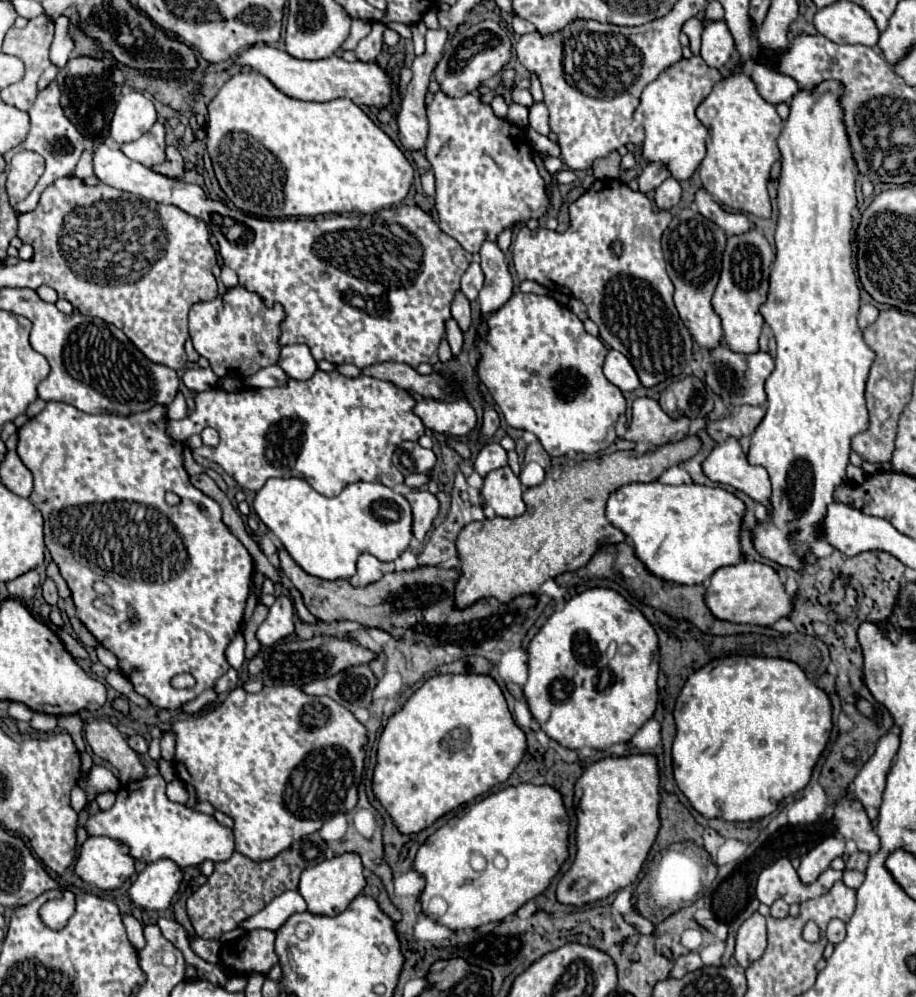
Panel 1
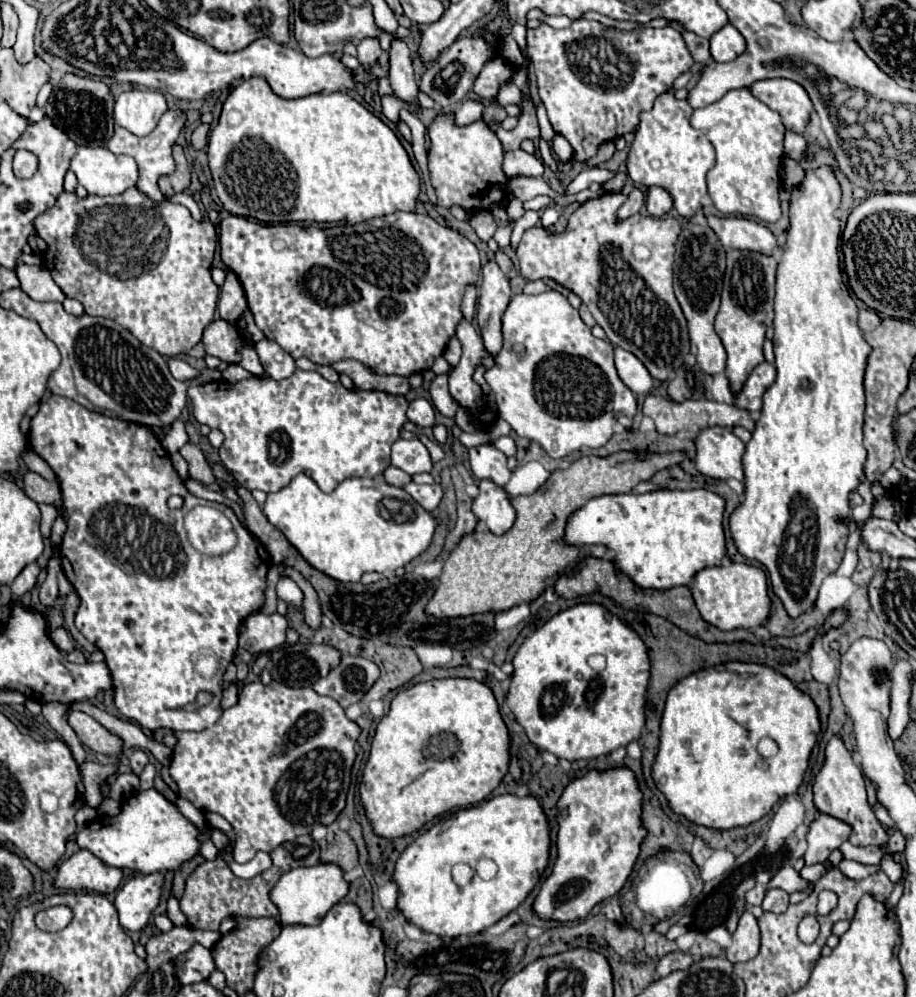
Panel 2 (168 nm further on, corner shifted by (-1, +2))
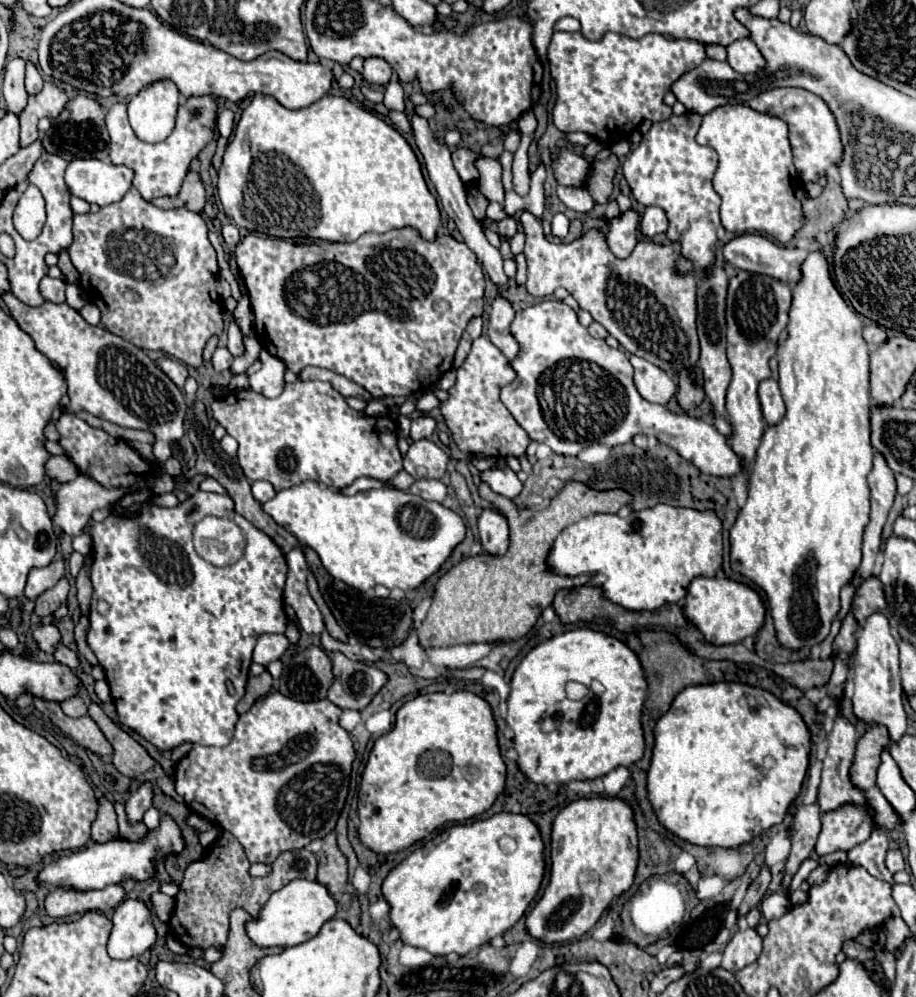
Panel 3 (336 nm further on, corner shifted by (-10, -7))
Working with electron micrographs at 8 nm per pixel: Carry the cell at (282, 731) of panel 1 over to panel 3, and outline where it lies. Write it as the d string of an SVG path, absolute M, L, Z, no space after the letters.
M270 692L238 718L234 738L228 746L212 748L194 744L192 752L176 764L176 792L194 814L232 832L244 846L252 864L272 864L278 854L300 850L312 840L328 836L336 828L338 816L346 804L352 762L356 758L354 740L340 726L340 712L342 710L330 700L298 702L280 692Z

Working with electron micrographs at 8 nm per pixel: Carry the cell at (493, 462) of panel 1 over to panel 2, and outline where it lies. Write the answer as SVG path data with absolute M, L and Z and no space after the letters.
M493 445L485 447L473 447L469 449L469 465L477 479L493 481L495 485L505 485L511 477L511 471L507 469L507 457Z

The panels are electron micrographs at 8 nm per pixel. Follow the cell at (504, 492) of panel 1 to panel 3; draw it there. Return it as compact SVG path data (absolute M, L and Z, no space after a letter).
M498 508L482 510L478 518L478 530L480 530L480 542L488 554L502 556L508 550L510 544L508 518Z

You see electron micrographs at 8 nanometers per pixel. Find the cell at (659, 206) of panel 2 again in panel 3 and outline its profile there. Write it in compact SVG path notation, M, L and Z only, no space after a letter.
M648 206L646 212L642 214L642 222L640 222L640 230L644 232L646 238L652 238L654 234L666 232L668 230L668 218L666 212L658 206Z

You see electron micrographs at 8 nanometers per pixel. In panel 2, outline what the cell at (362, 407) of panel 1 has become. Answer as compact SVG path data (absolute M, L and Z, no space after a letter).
M297 369L291 377L283 379L283 381L273 381L273 379L259 379L259 377L253 377L253 379L245 379L245 381L239 381L239 383L227 383L227 381L211 381L211 383L205 383L201 387L189 387L189 397L193 401L193 407L195 407L195 419L203 425L209 425L209 427L217 427L219 431L223 431L225 435L225 441L221 445L221 463L235 475L237 483L243 485L245 489L253 491L253 489L261 489L265 493L271 493L271 491L279 491L283 489L295 475L299 473L307 473L317 485L321 491L325 493L331 493L337 483L349 479L349 477L381 477L381 473L389 467L389 453L391 453L391 445L399 439L399 431L403 429L403 425L407 423L407 399L397 395L387 395L387 393L381 393L381 391L361 391L361 389L355 389L355 391L347 391L341 383L331 383L327 381L319 371L301 371Z

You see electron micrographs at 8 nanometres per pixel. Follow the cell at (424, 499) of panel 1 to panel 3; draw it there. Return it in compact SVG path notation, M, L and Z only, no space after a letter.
M422 478L422 480L416 480L410 488L412 494L418 494L420 498L424 500L434 500L434 502L442 502L448 494L448 488L440 482L440 480L428 480L428 478Z

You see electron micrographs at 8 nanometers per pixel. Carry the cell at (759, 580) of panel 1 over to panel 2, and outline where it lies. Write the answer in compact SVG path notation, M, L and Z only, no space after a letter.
M728 556L723 558L720 565L699 571L693 579L691 593L693 593L693 601L695 601L703 621L715 625L721 631L731 631L731 629L739 629L739 627L743 627L743 629L757 627L757 625L765 623L765 619L769 615L769 607L771 607L771 601L769 601L769 595L767 595L766 574L751 564L733 562Z

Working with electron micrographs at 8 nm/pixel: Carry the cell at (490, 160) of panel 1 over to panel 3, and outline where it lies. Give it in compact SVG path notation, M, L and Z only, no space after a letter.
M458 148L458 150L452 152L454 168L456 168L456 172L460 174L460 180L462 180L462 182L466 182L466 184L478 182L478 178L480 178L480 172L478 172L478 168L476 168L476 160L478 160L478 158L480 158L480 156L478 156L474 150L470 150L470 148Z

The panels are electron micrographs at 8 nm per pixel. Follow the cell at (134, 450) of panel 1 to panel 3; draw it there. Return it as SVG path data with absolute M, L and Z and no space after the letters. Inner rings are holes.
M62 412L60 420L56 422L56 430L60 432L64 452L80 474L96 480L108 490L120 486L142 486L140 490L126 492L118 502L114 502L114 508L110 508L104 522L88 522L94 532L90 550L90 582L94 592L88 615L88 646L96 654L100 666L106 670L106 682L112 690L120 724L136 730L158 750L172 750L186 740L202 746L226 746L232 740L234 724L238 720L236 704L244 696L250 658L258 636L266 632L284 634L288 626L282 608L282 588L288 570L284 554L272 538L264 536L264 532L252 526L244 516L236 514L230 496L196 492L178 508L156 506L150 502L154 494L146 484L156 478L158 468L150 462L146 464L146 474L130 472L128 464L124 462L144 462L144 458L126 440L110 436L100 428L92 428L70 412ZM132 504L140 504L136 516L122 512L122 508ZM210 514L222 514L234 520L246 532L246 552L232 566L216 568L194 552L192 528L198 520ZM98 600L112 600L112 608L106 615L96 612ZM228 682L234 686L232 696L226 690Z

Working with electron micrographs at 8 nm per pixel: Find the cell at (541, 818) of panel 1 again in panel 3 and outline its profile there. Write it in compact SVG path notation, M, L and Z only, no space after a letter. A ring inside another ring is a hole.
M500 812L500 814L494 814L486 820L474 820L474 822L468 822L468 824L456 824L456 826L450 826L446 830L442 830L440 834L436 834L430 842L426 842L422 848L414 850L402 864L398 864L384 880L382 884L382 894L384 898L390 902L390 920L392 920L392 926L396 926L400 930L400 940L404 944L410 944L410 946L418 946L418 948L424 948L428 950L430 954L438 956L438 954L450 954L450 952L458 952L458 954L468 954L472 950L476 950L478 946L482 944L488 944L492 938L504 934L506 930L510 930L520 918L522 914L528 910L528 906L532 904L532 900L536 898L538 890L540 890L540 884L542 884L542 878L544 878L544 868L546 868L546 862L544 862L544 842L542 842L542 834L538 830L538 826L526 816L526 814L512 814L512 812ZM504 838L508 840L510 844L510 852L512 854L506 854L500 850L498 846L498 840Z

